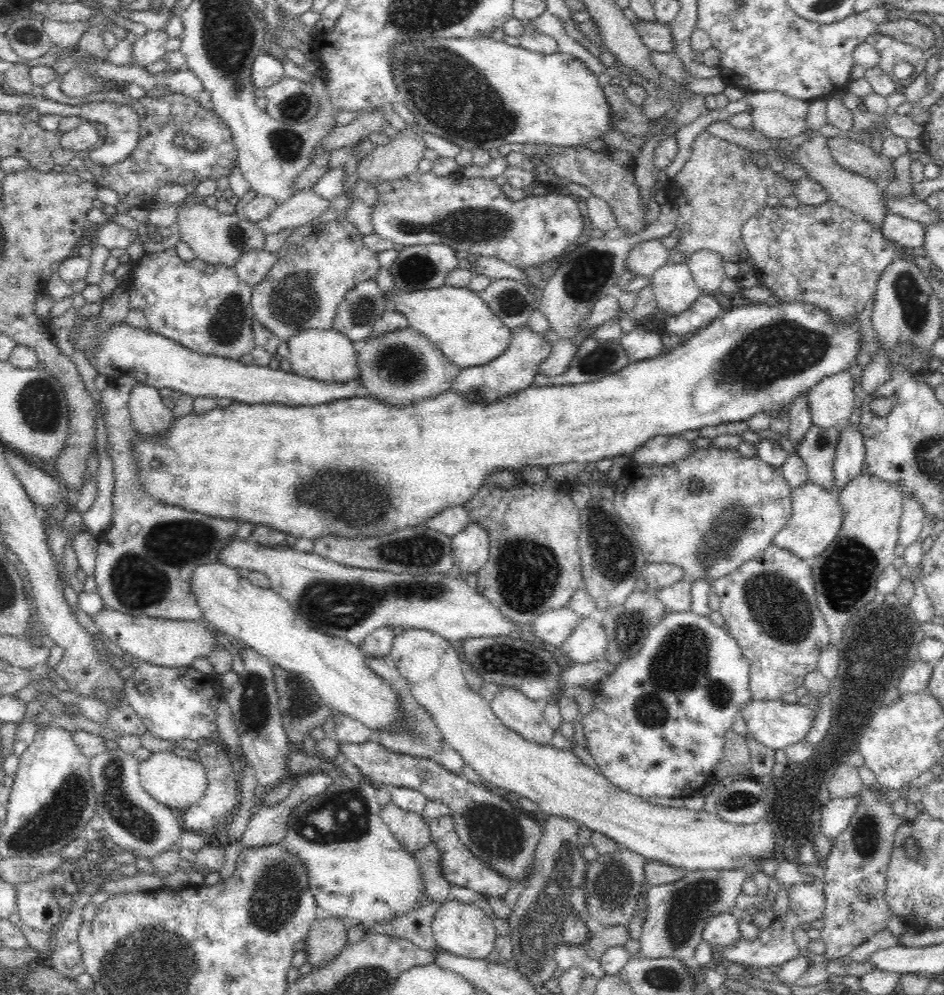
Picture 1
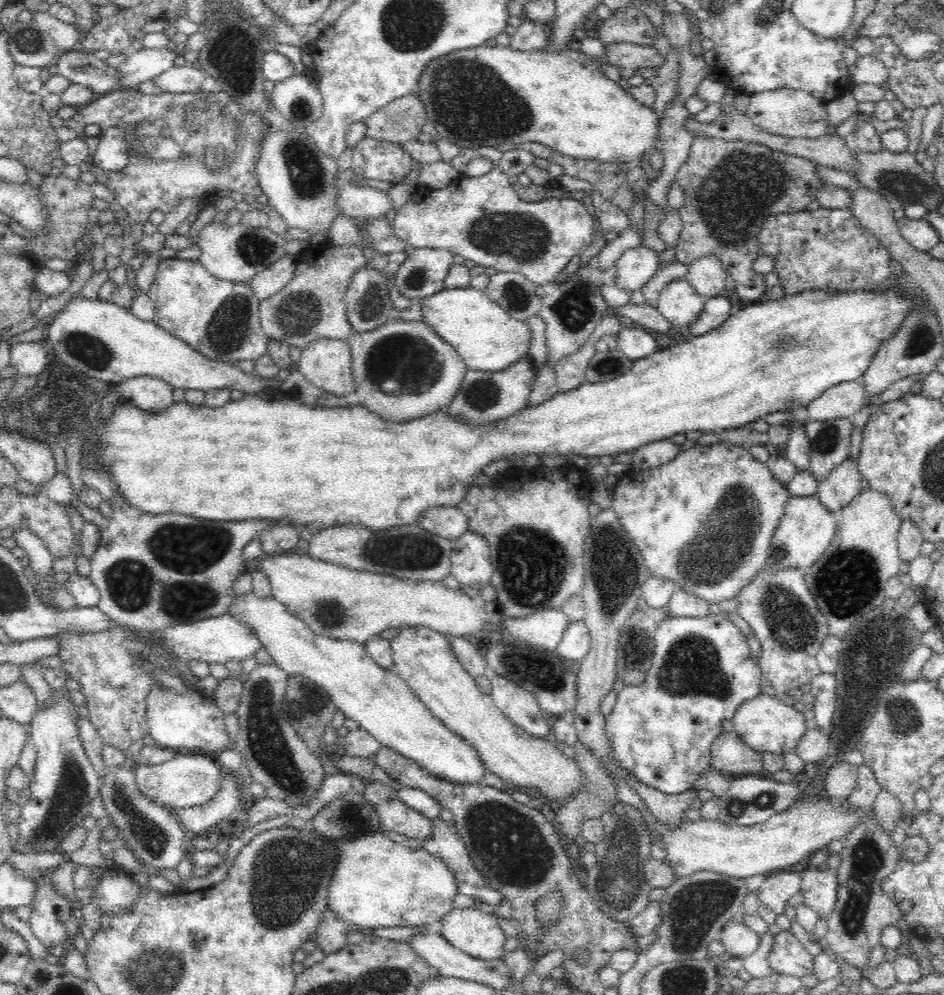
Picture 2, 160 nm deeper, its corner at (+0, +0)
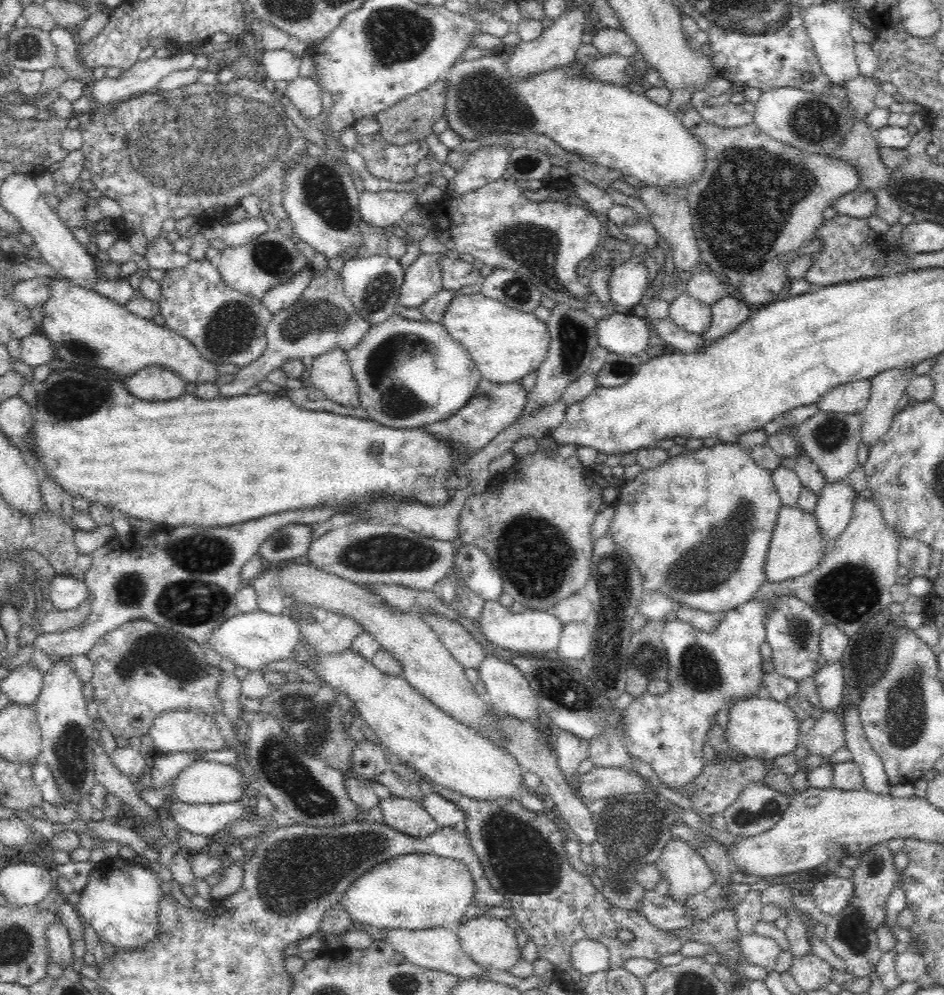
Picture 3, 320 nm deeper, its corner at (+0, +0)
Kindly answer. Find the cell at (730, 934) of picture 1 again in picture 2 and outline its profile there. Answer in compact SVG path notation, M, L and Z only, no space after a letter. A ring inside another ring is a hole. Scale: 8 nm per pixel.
M728 921L721 934L723 946L727 948L728 956L744 958L754 954L761 945L759 934L738 923Z

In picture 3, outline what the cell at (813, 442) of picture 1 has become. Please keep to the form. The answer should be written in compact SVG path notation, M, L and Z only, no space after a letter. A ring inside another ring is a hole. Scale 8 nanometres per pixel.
M820 411L797 426L797 436L802 442L805 454L820 469L826 482L844 481L858 467L857 452L861 442L862 423L861 413L844 414L843 412Z

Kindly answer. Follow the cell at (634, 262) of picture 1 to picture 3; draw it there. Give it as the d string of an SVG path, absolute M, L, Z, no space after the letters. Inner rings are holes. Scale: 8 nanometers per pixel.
M632 257L625 263L615 266L608 278L611 302L622 310L629 310L641 304L647 290L647 276L646 266L638 257Z

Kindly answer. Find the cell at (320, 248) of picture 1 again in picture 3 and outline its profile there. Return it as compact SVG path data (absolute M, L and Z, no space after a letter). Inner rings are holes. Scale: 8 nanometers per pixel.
M328 269L323 275L312 279L298 304L273 315L266 329L267 347L263 355L252 364L238 370L231 382L220 386L219 396L230 398L246 395L251 388L268 381L268 375L281 369L289 360L302 361L306 356L316 358L334 349L348 352L361 343L372 326L374 324L370 324L367 318L360 317L355 312L352 301L343 289L341 277L338 277L332 269Z

